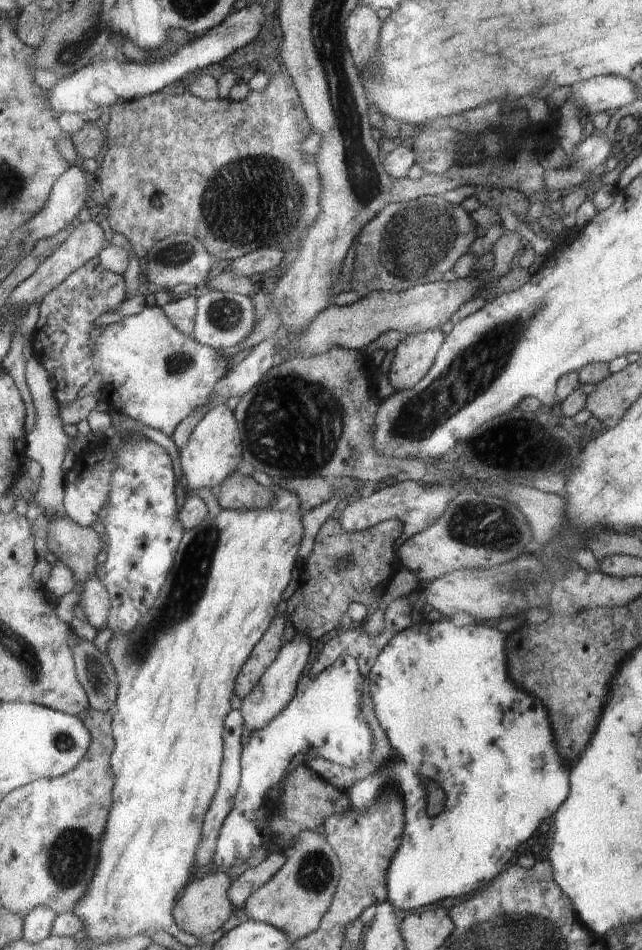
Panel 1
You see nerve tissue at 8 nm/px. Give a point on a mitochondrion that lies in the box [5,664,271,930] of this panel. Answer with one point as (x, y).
(69, 856)

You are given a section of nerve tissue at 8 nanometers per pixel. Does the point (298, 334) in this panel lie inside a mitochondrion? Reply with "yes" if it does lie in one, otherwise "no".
no

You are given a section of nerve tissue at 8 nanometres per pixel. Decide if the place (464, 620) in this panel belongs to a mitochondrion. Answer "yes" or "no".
no

